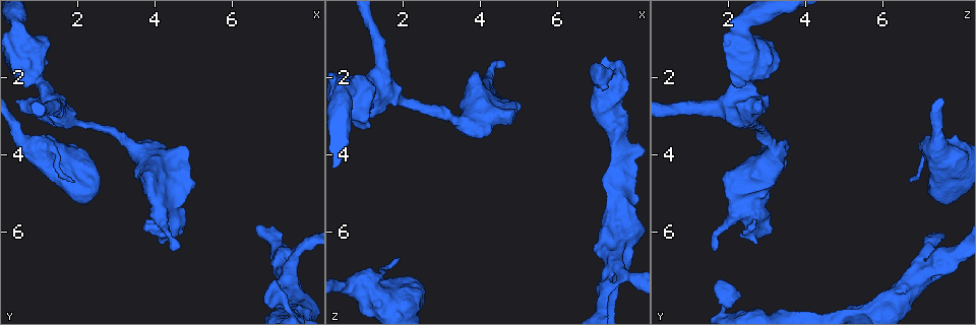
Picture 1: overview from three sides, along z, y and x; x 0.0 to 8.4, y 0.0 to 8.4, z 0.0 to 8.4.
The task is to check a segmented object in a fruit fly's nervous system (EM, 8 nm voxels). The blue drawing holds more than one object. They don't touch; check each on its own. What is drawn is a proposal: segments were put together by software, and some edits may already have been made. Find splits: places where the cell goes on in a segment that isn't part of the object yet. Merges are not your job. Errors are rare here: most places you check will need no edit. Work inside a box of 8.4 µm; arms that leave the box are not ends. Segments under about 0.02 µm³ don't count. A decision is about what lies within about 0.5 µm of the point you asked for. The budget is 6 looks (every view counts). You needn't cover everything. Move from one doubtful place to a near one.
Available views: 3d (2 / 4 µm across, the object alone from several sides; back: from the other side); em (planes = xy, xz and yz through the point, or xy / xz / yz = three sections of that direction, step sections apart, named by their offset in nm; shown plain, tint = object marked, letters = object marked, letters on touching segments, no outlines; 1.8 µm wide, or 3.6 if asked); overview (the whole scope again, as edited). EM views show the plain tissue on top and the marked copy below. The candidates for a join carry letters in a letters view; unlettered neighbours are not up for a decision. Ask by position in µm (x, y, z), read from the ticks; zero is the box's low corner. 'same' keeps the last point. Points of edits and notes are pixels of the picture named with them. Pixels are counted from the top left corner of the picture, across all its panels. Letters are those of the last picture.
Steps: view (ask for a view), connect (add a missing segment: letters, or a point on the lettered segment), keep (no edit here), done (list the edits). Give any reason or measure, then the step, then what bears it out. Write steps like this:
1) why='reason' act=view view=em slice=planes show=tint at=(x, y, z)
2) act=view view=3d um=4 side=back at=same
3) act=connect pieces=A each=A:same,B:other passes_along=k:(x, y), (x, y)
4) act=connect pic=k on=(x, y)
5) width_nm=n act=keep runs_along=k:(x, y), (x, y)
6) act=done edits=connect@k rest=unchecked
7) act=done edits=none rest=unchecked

why='thick turns thin' act=view view=3d um=4 at=(0.80, 1.85, 2.40)

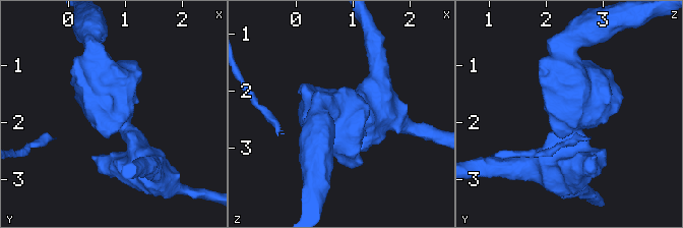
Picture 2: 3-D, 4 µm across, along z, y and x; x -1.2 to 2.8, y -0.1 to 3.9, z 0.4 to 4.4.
why='now the EM' act=view view=em um=3.6 slice=planes show=letters at=(0.85, 1.85, 2.40)

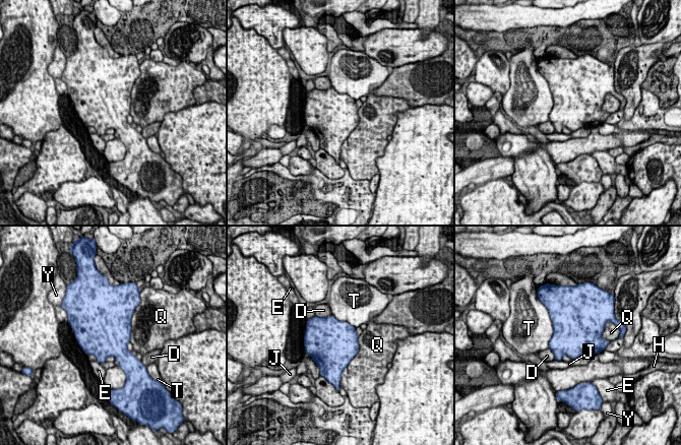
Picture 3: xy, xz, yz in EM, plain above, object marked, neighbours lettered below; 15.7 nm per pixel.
act=keep each=D:other,E:other,H:other,J:other,Q:other,T:other,Y:other found='none of them fits'

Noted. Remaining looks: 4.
why='an open end' act=view view=em slice=planes show=letters at=(4.50, 6.50, 1.65)

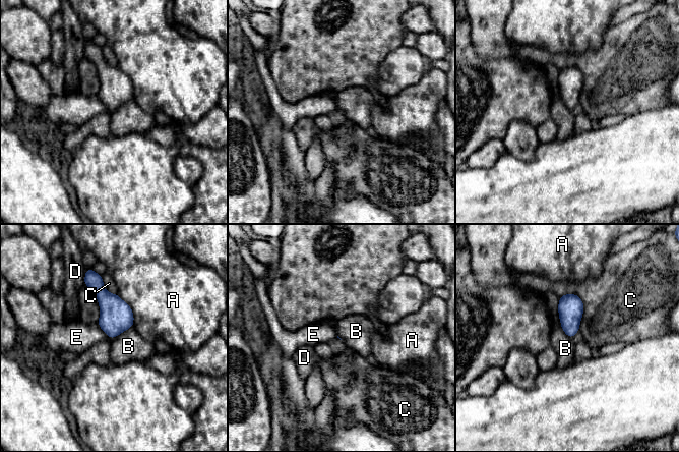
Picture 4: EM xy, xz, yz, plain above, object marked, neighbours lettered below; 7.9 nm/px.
act=keep each=A:other,B:other,C:other,D:other,E:other border=4:(559, 296), (560, 326), (571, 338) found='no lettered segment goes on from it'

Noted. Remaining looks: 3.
why='abrupt turn' act=view view=em slice=yz step=16 show=tint at=(7.20, 6.80, 7.40)

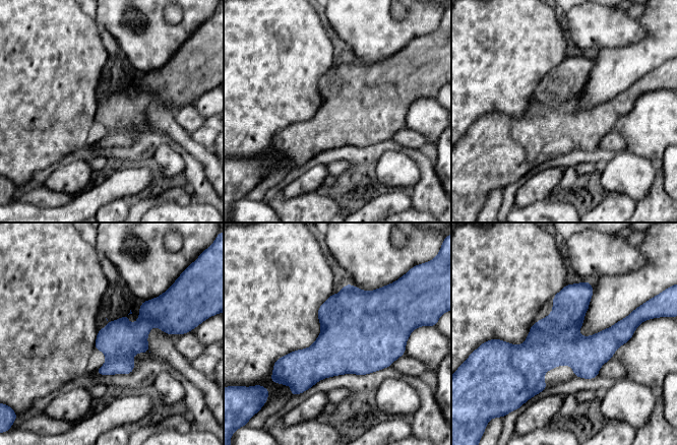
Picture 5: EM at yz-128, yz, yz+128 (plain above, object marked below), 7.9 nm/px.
act=view view=em slice=planes show=letters at=same

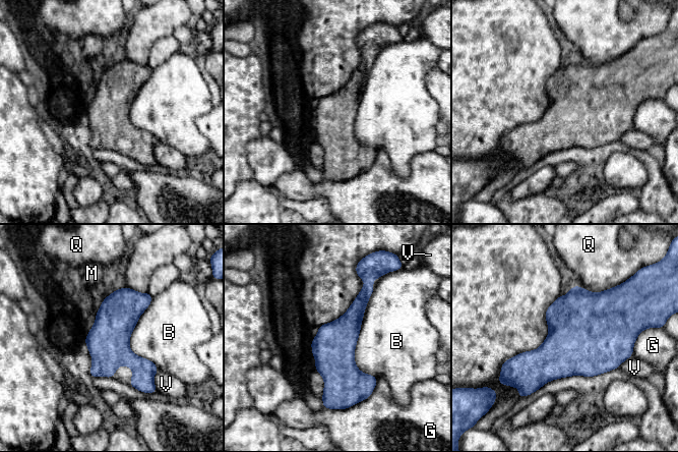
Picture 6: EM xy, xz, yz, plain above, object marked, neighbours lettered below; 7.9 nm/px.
width_nm=340 act=keep each=B:other,G:other,M:other,Q:other,V:other border=6:(375, 278), (355, 364), (377, 378) found='no lettered segment goes on from it'

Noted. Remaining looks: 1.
act=done edits=none rest=unchecked

